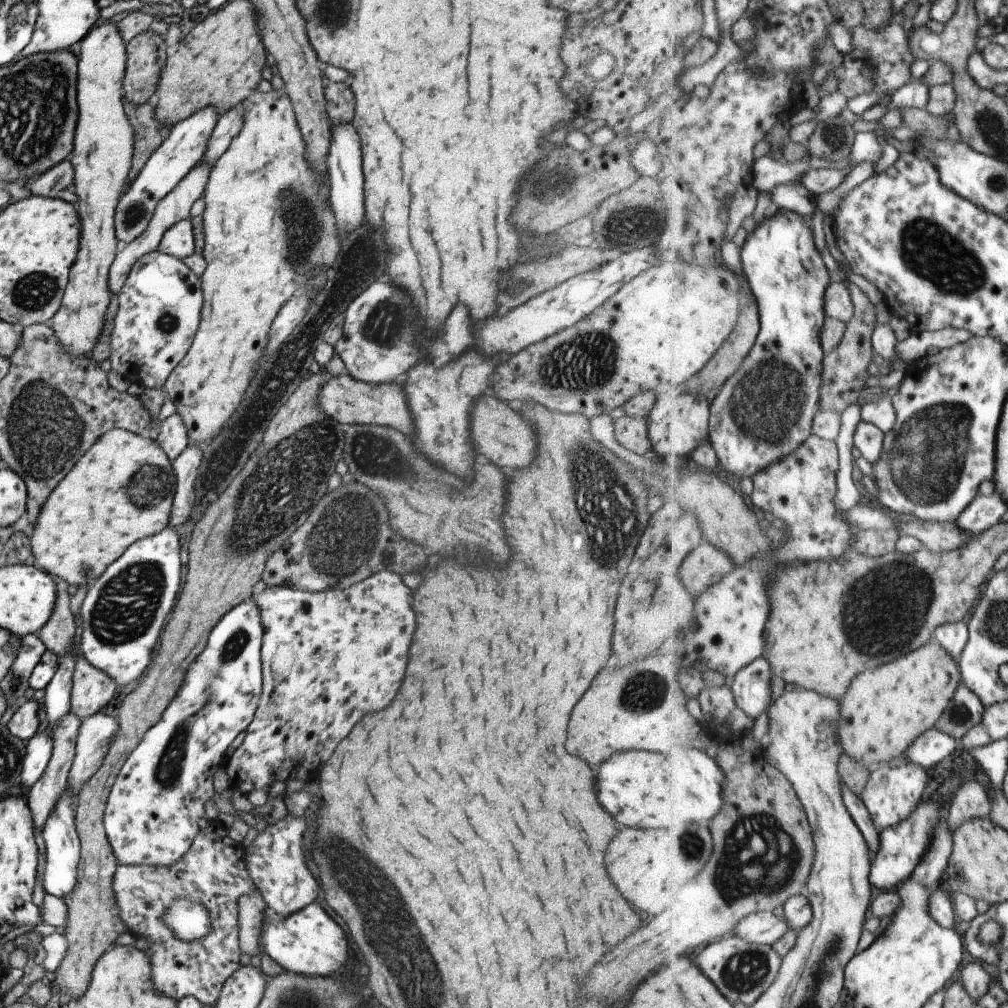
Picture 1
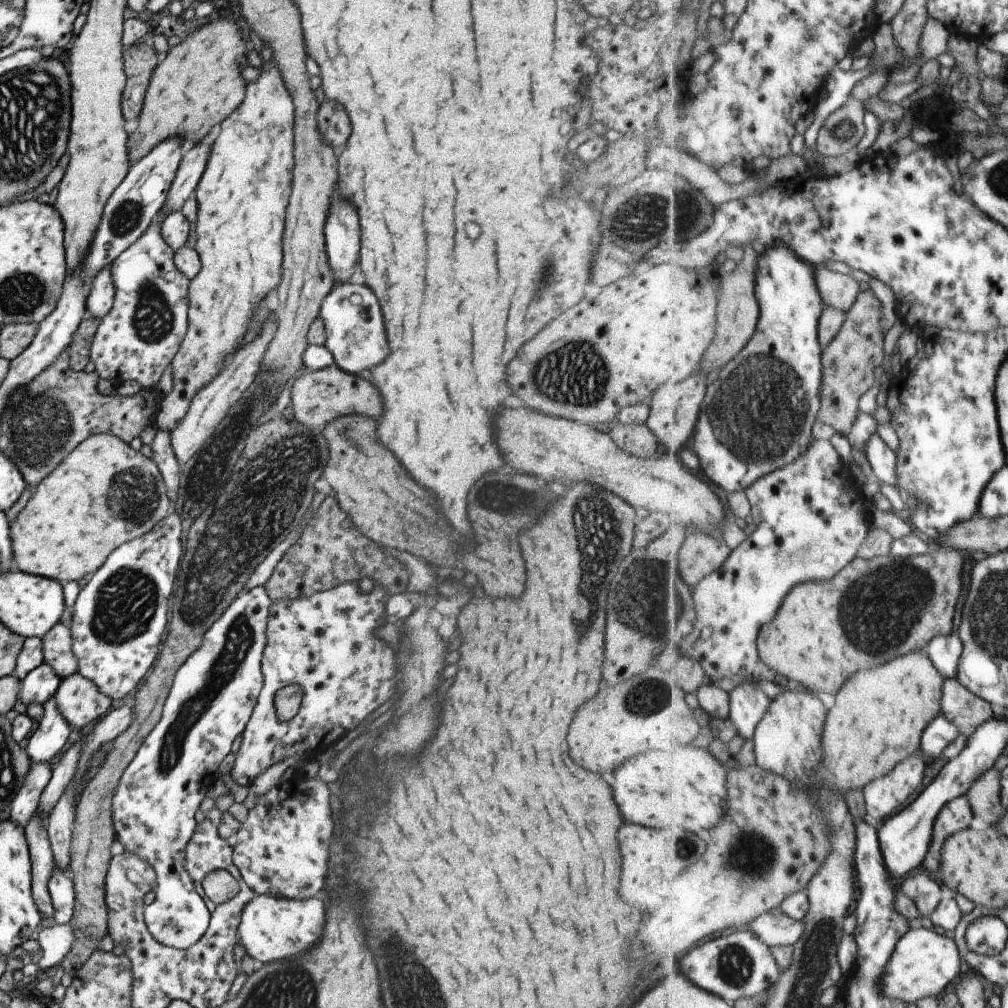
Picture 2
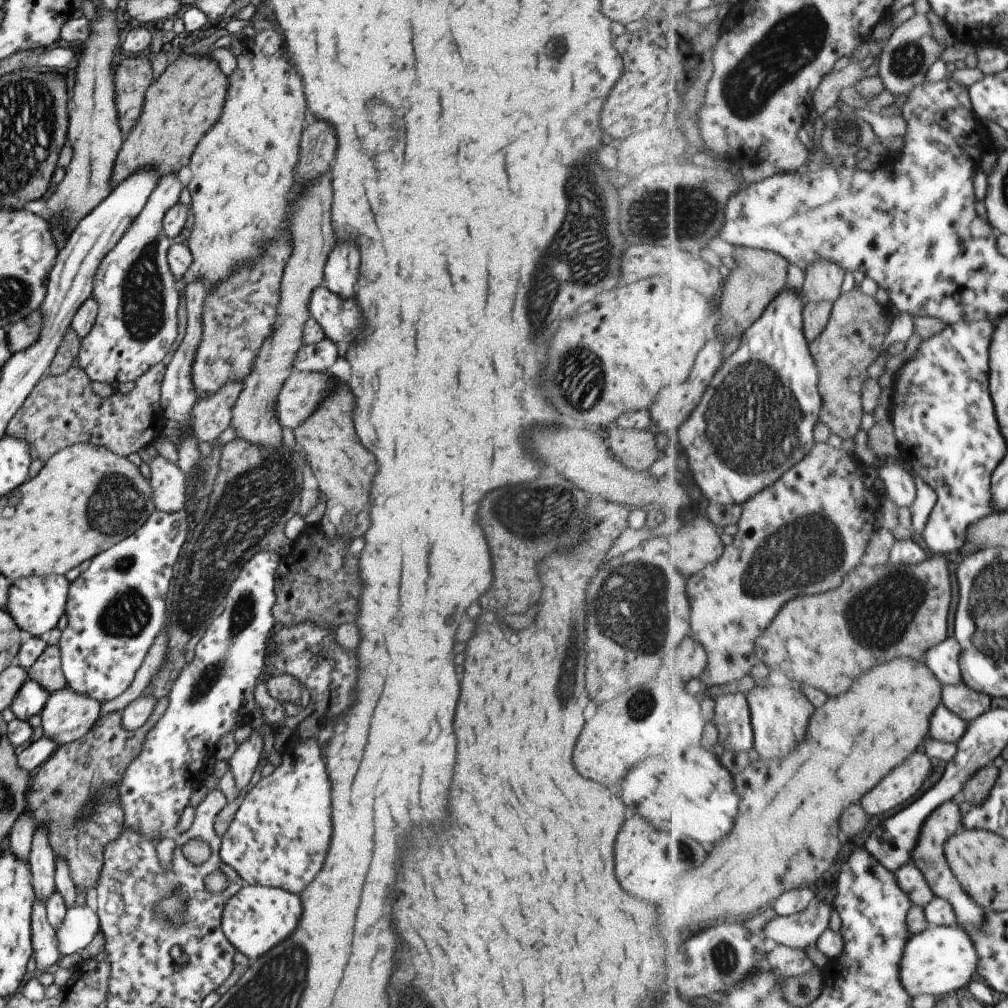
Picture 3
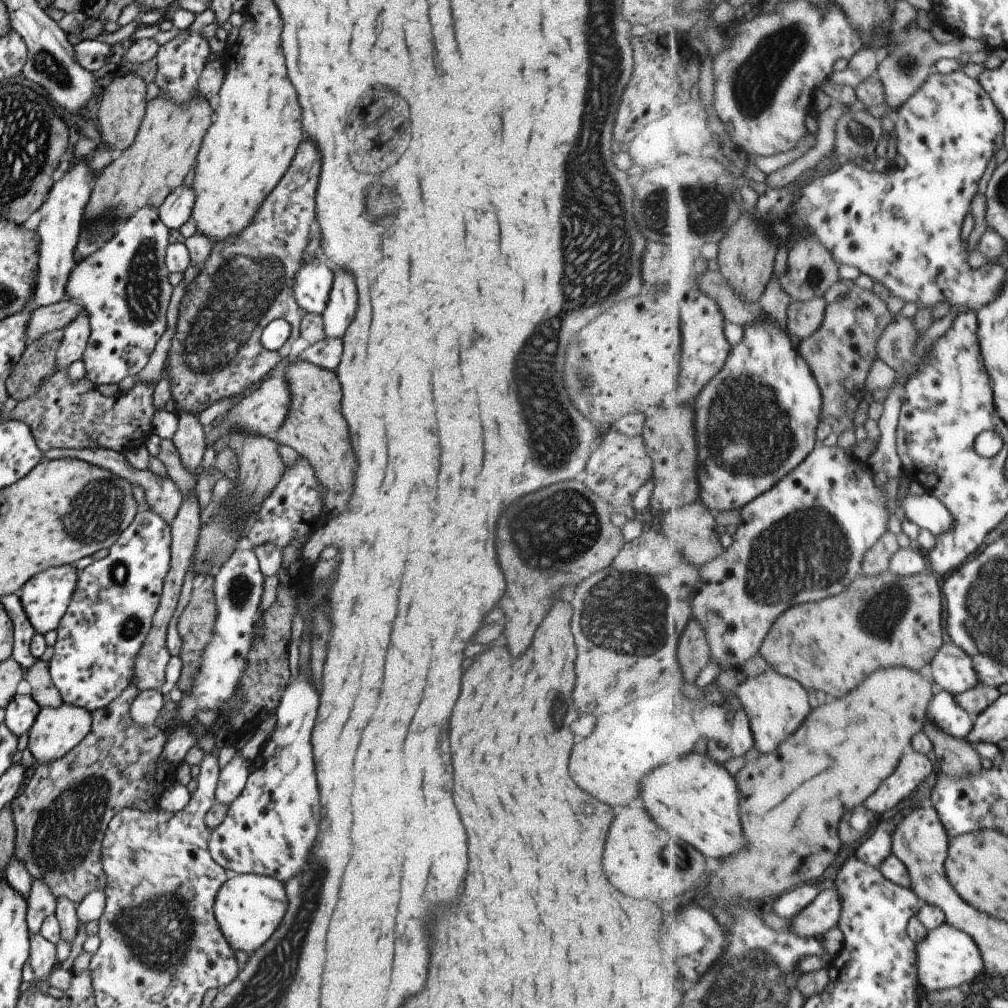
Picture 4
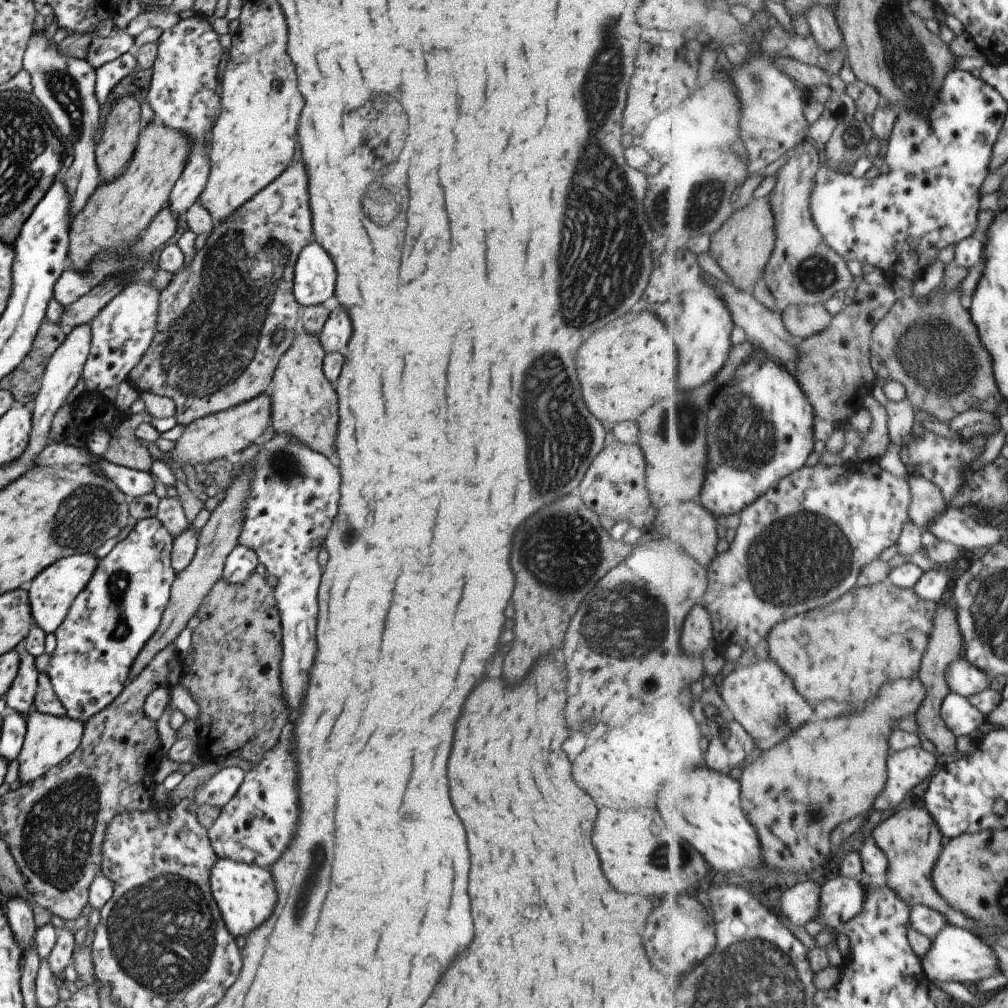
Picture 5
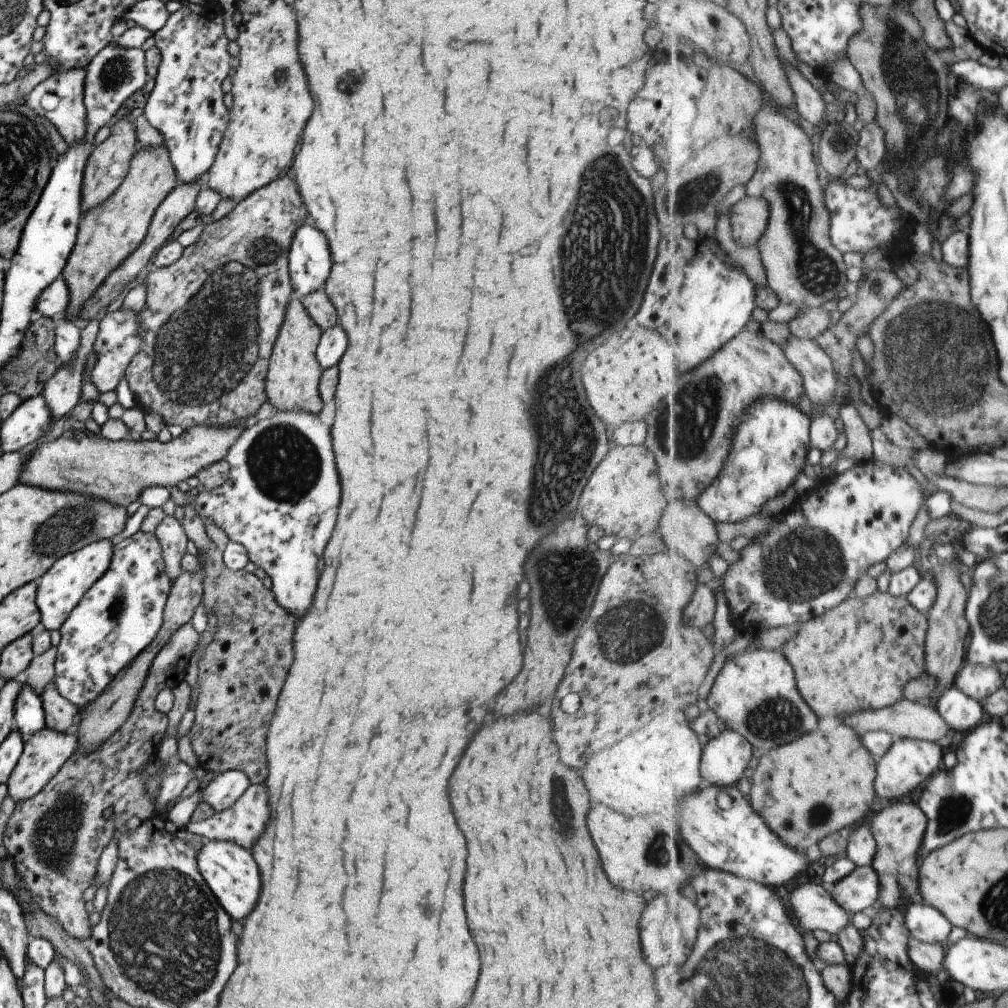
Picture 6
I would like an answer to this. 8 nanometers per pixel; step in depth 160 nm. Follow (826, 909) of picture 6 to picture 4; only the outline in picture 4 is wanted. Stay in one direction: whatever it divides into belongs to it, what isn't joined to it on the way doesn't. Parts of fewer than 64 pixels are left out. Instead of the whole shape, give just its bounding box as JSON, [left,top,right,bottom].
[773,884,820,919]

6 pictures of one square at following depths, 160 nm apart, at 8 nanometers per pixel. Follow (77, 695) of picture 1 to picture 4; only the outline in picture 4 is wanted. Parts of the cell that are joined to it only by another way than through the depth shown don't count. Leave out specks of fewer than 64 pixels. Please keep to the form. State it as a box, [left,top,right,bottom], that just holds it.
[29,703,91,764]

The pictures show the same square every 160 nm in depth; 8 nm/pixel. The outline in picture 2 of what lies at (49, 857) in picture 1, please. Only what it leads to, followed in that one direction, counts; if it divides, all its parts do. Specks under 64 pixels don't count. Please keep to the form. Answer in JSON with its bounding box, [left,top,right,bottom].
[47,865,75,925]

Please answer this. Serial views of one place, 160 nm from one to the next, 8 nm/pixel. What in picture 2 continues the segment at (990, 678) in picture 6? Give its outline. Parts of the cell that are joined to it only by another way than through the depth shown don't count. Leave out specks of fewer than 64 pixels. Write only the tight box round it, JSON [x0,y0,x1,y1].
[928,629,965,679]

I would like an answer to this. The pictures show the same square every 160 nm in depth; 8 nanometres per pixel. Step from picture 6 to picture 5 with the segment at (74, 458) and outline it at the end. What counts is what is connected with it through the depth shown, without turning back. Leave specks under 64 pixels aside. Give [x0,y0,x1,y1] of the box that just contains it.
[172,392,271,465]

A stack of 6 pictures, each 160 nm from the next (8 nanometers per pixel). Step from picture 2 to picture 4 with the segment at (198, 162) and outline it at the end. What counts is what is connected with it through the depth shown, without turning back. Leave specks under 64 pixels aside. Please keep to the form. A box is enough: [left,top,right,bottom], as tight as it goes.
[66,205,173,386]

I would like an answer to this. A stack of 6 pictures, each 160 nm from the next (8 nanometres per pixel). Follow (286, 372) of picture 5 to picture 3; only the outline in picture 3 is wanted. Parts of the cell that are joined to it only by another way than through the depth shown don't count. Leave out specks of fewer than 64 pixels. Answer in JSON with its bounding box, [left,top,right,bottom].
[293,382,376,539]

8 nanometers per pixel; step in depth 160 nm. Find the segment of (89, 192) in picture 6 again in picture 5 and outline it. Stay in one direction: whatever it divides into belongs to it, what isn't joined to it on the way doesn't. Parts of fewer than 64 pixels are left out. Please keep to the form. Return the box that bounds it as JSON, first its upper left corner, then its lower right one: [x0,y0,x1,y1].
[95,93,142,184]

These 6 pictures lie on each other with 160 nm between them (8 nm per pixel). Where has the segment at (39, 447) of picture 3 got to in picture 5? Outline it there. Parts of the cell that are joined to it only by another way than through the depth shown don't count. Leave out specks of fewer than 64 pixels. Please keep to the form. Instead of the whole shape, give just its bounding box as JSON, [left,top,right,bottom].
[50,391,129,443]

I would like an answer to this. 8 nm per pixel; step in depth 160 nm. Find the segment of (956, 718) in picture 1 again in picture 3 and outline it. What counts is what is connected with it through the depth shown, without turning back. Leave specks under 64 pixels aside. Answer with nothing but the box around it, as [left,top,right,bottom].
[943,682,994,723]

